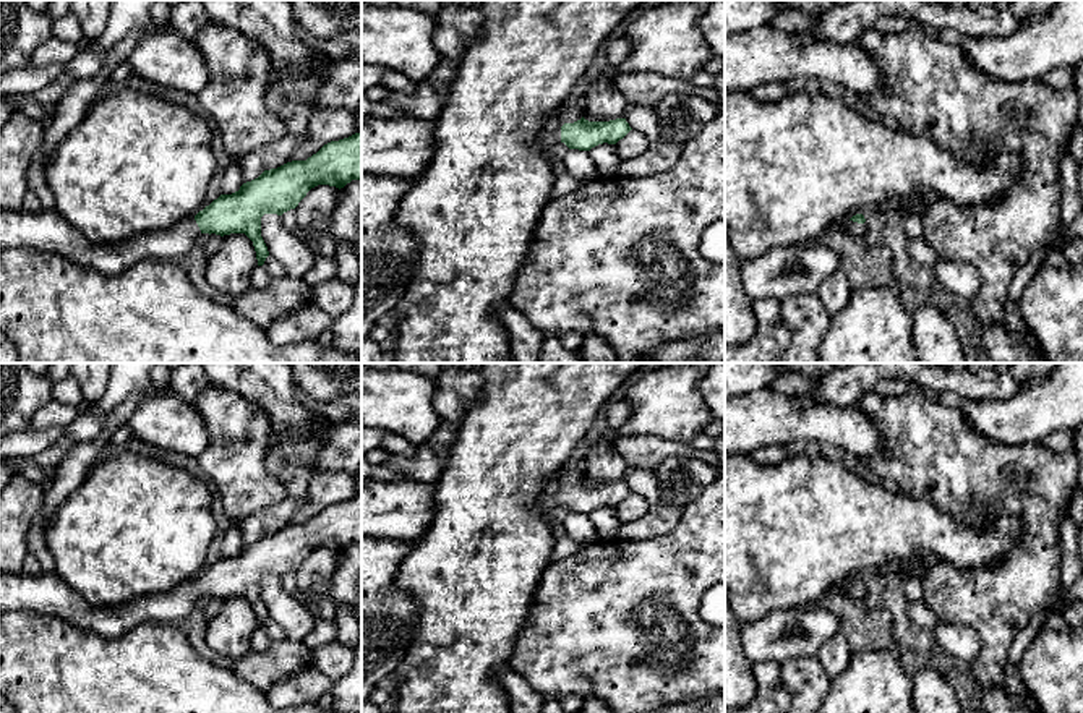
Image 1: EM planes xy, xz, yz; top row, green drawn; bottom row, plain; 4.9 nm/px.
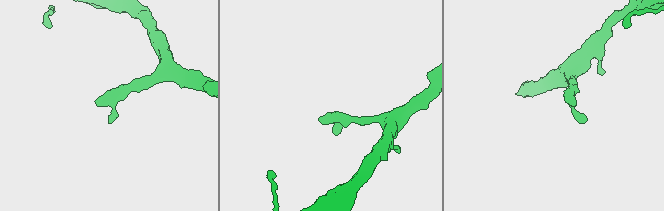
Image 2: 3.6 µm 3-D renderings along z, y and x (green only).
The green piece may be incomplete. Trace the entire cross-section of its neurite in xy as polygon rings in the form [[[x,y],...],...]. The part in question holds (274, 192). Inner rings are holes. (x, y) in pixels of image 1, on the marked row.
[[[362,133],[324,144],[306,160],[292,160],[277,169],[264,170],[258,178],[246,181],[232,194],[220,194],[195,217],[180,220],[169,228],[159,228],[135,235],[115,243],[92,243],[55,209],[28,212],[24,209],[0,209],[0,250],[29,246],[60,254],[76,264],[91,267],[101,274],[117,275],[146,259],[182,259],[196,243],[201,233],[230,235],[245,233],[255,246],[258,266],[269,256],[261,237],[261,217],[295,209],[306,193],[318,185],[344,188],[352,180],[362,178]]]

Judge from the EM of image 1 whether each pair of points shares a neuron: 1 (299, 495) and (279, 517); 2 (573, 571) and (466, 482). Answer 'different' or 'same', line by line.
1: same
2: different

